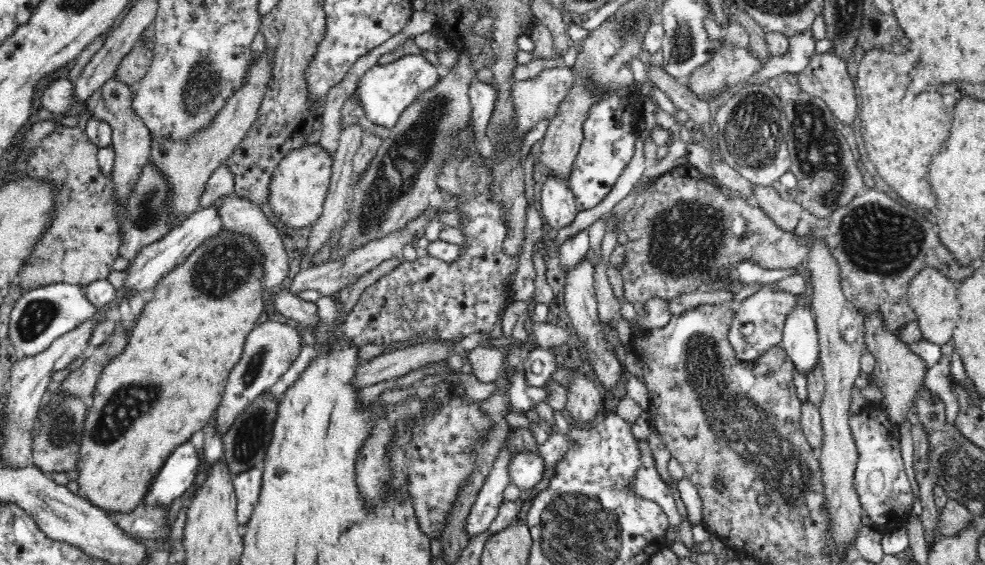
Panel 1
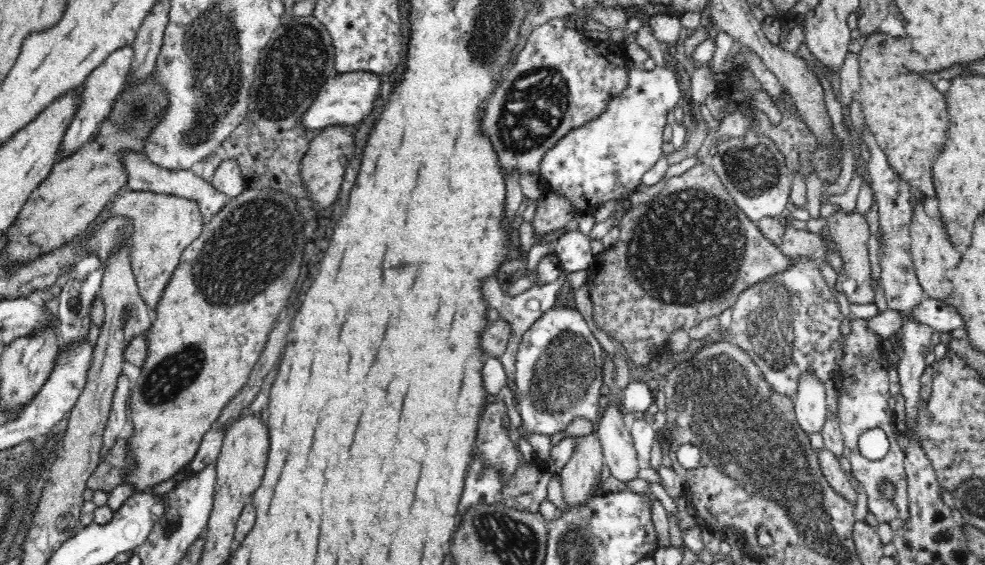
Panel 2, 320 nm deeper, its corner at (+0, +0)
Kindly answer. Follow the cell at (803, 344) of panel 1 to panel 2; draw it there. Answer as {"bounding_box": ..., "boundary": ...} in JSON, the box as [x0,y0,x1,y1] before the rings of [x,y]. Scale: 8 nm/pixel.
{"bounding_box":[794,371,828,438],"boundary":[[[806,371],[800,377],[794,405],[797,424],[808,438],[813,433],[820,433],[828,418],[828,408],[824,385],[816,375]]]}

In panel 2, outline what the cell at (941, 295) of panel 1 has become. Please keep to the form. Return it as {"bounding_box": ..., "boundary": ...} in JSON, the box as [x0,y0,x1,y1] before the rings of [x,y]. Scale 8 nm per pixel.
{"bounding_box":[911,195,962,301],"boundary":[[[918,195],[916,205],[911,216],[911,252],[916,267],[916,275],[926,296],[947,301],[951,296],[953,282],[946,278],[946,272],[957,267],[961,262],[962,254],[956,250],[956,245],[950,241],[950,236],[944,227],[941,215],[929,216],[924,208],[925,198]]]}

